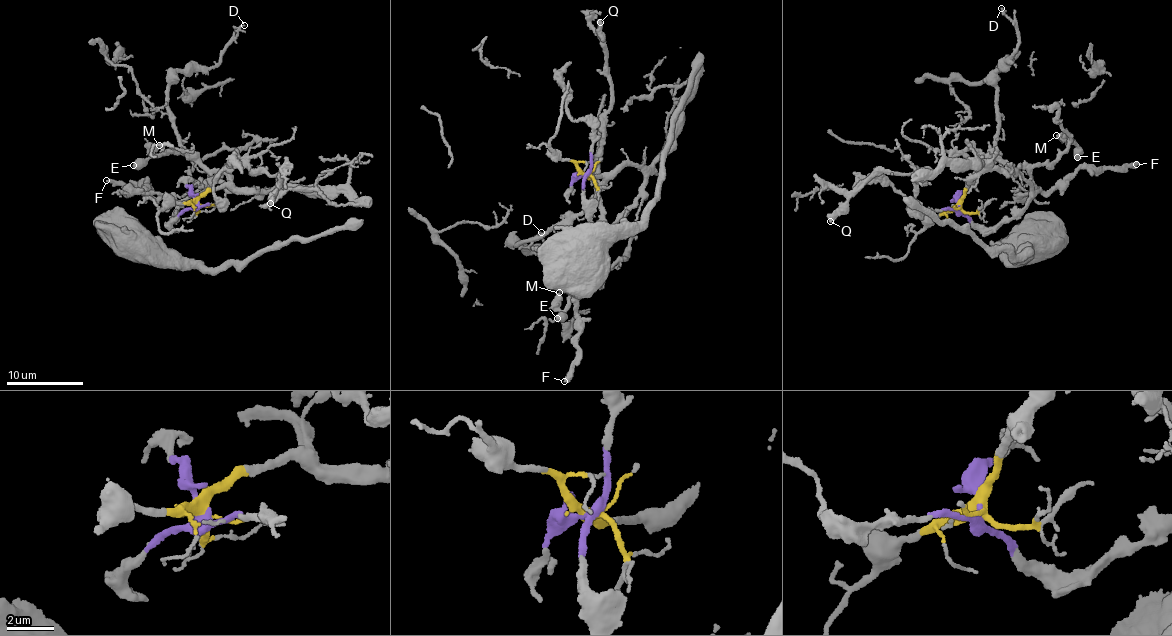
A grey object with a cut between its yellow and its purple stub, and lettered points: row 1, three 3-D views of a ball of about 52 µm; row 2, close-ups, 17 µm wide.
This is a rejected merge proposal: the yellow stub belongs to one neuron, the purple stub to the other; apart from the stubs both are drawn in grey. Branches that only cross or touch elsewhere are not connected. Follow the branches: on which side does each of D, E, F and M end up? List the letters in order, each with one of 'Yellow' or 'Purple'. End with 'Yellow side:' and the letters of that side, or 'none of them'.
D: Yellow
E: Yellow
F: Purple
M: Yellow
Yellow side: D, E, M

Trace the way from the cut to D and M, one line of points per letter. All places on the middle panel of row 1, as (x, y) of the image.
D: (584, 174), (602, 176), (594, 201), (556, 228), (511, 246), (546, 248), (543, 251), (541, 233)
M: (584, 174), (612, 176), (628, 164), (640, 166), (644, 192), (608, 231), (598, 285), (561, 310), (558, 292)

